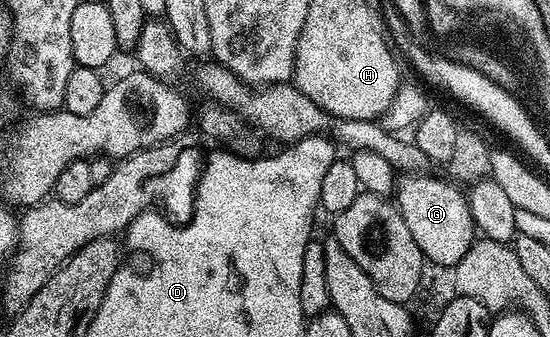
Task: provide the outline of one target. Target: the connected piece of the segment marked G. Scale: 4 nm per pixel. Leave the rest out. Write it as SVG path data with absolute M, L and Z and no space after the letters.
M401 175L394 186L394 200L425 261L432 263L433 260L446 270L452 270L477 239L478 229L470 214L467 195L459 192L451 179L439 180L428 175Z

